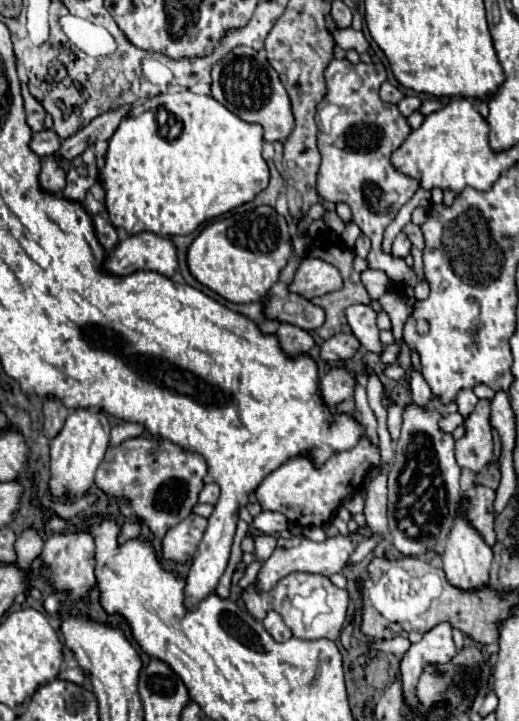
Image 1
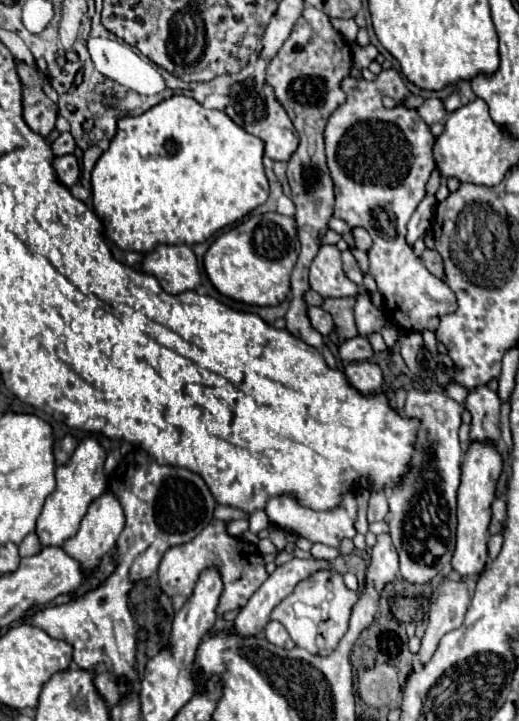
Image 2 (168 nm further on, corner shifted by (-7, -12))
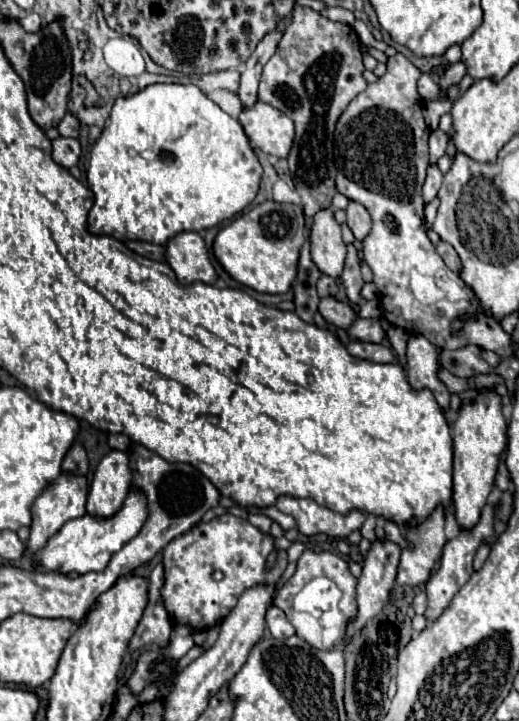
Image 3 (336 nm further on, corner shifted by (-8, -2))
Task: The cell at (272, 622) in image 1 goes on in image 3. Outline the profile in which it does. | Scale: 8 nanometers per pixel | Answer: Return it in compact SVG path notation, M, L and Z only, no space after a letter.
M272 606L270 610L268 610L268 614L266 614L266 624L268 624L268 630L270 630L270 634L274 636L274 638L288 638L288 636L292 636L292 634L296 634L296 630L294 630L294 626L288 622L288 618L286 618L286 614L280 610L280 608L276 608L276 606Z

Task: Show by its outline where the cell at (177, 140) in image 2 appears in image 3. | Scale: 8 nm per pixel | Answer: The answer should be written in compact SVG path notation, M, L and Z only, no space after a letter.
M152 84L148 88L144 88L138 94L126 96L126 98L118 98L112 106L110 112L110 120L108 126L102 130L98 142L94 144L92 152L90 152L90 168L88 168L88 186L94 192L94 206L88 214L88 230L92 234L98 236L112 236L118 240L144 240L144 242L152 242L152 244L166 244L174 234L178 232L200 232L206 228L212 228L224 220L230 220L234 214L240 214L256 196L258 186L260 186L260 178L262 178L262 166L250 146L250 140L242 128L242 124L232 118L230 114L226 114L218 104L214 104L202 90L198 90L194 84Z

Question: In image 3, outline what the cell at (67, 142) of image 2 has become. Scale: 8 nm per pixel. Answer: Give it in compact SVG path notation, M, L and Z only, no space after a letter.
M68 112L68 114L62 118L62 122L58 124L58 132L60 132L60 136L78 138L78 134L80 134L80 122L78 122L78 118Z

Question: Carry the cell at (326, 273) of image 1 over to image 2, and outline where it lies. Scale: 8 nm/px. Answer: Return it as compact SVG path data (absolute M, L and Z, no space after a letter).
M323 244L309 268L309 284L323 298L355 296L359 286L353 284L341 266L341 252L335 244Z

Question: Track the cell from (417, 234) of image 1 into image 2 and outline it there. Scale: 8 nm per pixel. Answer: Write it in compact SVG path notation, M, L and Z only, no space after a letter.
M425 250L423 252L423 262L425 262L425 266L429 268L429 272L433 274L433 276L437 276L437 278L445 278L445 268L443 268L443 258L439 256L439 252L437 250Z

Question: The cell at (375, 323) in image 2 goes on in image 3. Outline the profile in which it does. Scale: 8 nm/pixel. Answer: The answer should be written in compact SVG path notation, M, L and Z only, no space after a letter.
M348 244L348 256L346 256L346 266L344 266L344 272L340 276L344 288L346 288L346 294L350 298L352 304L362 304L362 286L364 286L364 280L362 280L362 274L360 274L360 260L358 260L358 252L352 244Z

